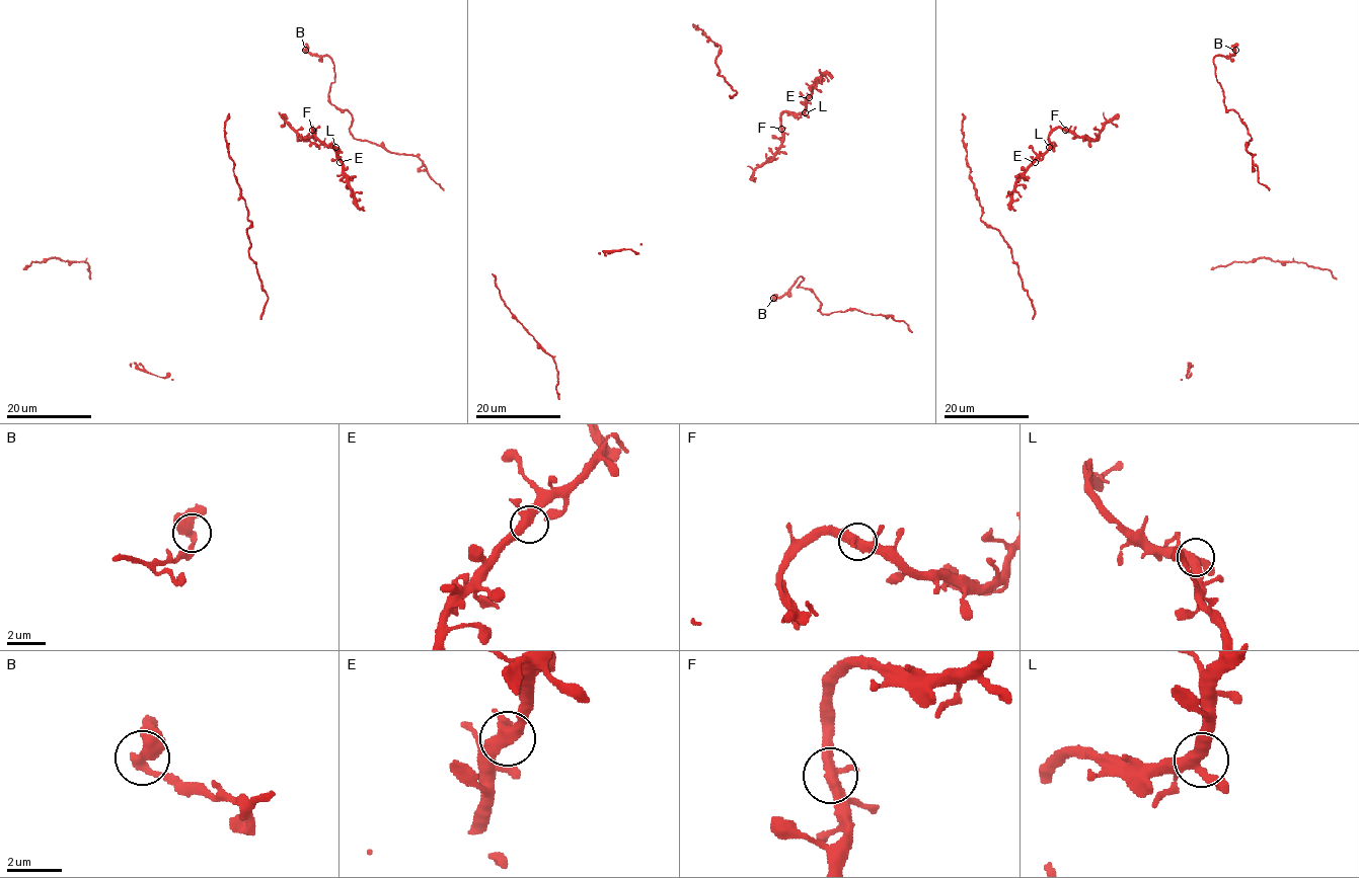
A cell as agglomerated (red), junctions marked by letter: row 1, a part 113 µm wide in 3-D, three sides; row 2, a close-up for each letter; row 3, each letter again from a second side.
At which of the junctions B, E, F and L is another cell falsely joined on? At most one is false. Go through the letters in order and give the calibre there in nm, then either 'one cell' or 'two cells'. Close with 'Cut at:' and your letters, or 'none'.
B: 400 nm | one cell
E: 360 nm | one cell
F: 360 nm | one cell
L: 360 nm | one cell
Cut at: none

